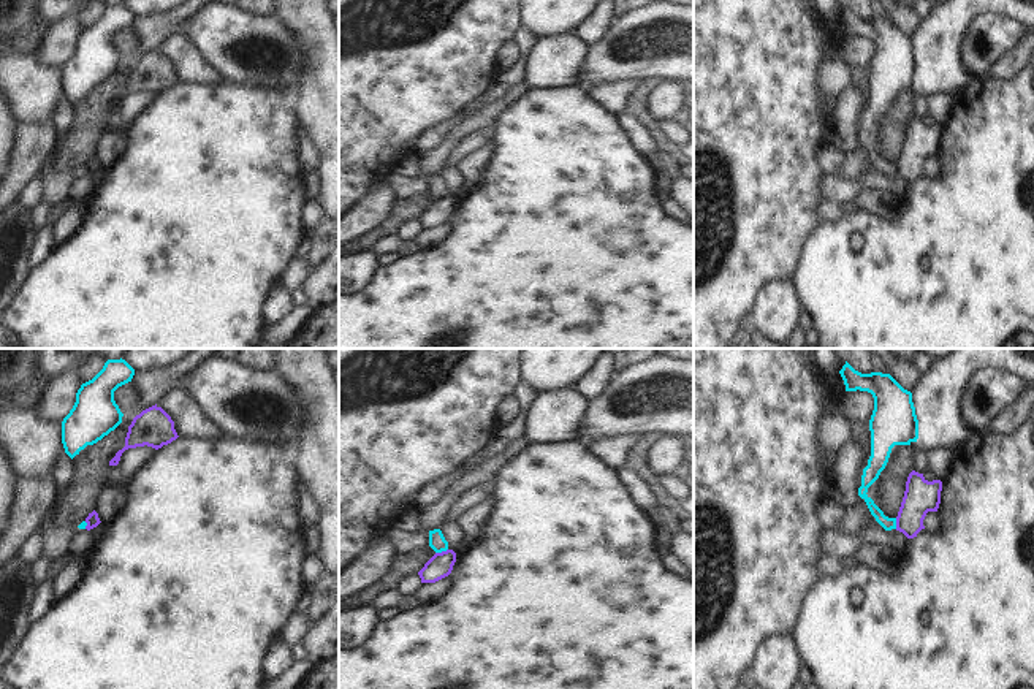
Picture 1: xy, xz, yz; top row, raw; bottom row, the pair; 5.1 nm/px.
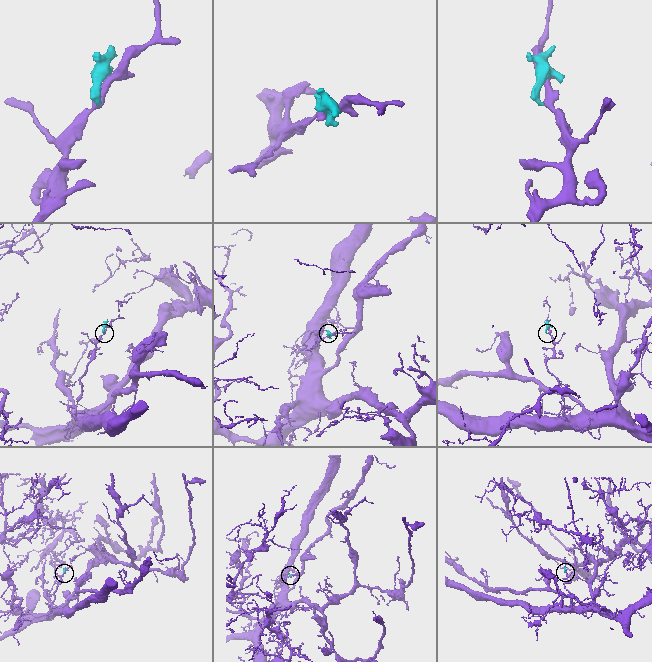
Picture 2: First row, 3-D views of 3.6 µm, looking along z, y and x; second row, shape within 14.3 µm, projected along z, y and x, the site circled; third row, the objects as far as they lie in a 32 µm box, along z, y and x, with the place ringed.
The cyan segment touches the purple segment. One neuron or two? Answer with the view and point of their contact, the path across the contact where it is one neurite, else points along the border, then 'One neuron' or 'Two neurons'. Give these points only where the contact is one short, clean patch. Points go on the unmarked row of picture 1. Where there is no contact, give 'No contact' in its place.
Touches cyan at xz (440, 197). Boundary: xz (447, 194), (436, 198). Two neurons.

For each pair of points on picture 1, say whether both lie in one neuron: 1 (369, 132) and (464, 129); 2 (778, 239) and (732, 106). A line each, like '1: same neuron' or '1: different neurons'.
1: different neurons
2: same neuron

